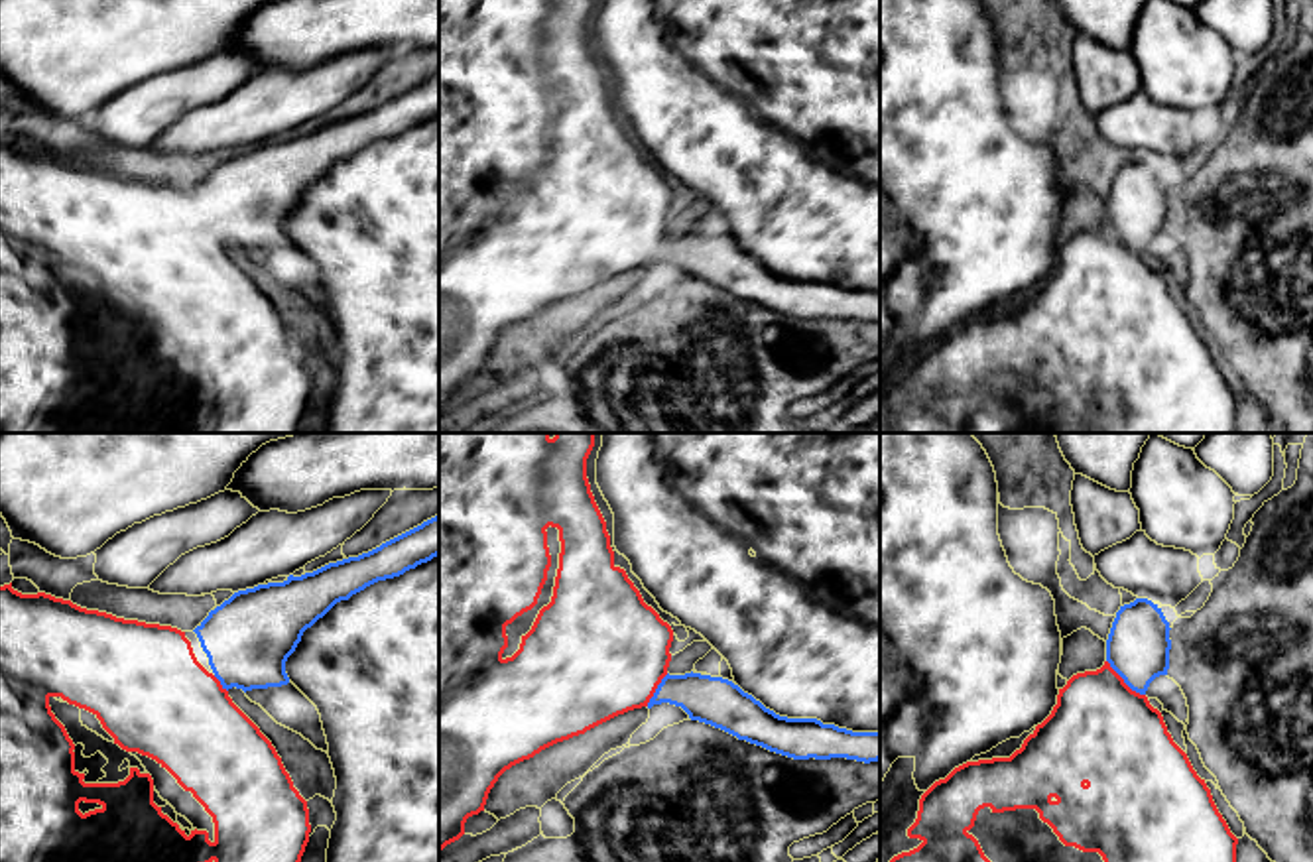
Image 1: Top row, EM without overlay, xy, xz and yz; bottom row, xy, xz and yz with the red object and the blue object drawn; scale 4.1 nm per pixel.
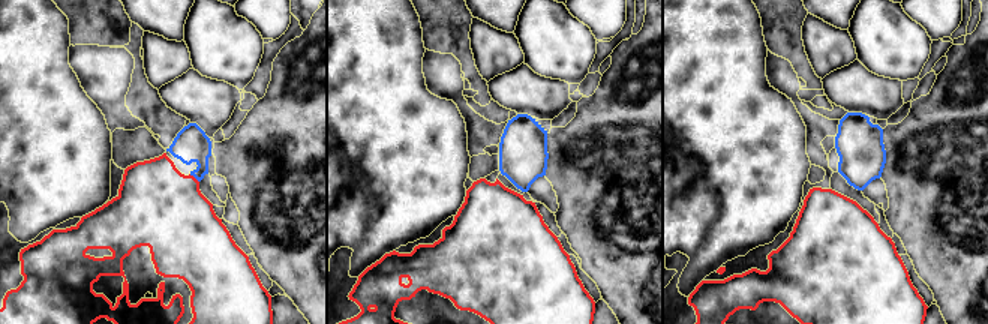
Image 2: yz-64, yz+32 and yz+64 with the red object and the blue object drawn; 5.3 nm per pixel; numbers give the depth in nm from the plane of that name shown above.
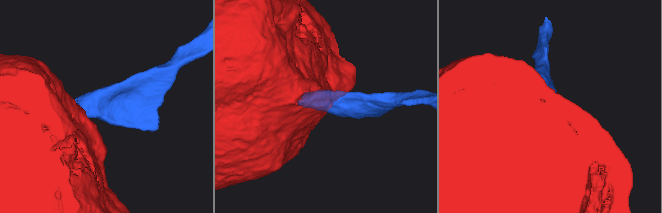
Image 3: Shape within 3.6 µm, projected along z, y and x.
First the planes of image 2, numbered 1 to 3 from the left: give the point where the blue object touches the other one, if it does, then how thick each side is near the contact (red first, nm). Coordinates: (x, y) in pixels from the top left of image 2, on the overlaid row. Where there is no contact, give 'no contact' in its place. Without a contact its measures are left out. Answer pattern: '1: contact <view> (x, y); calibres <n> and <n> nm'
1: contact yz-64 (194, 177); calibres 440 and 190 nm
2: no contact
3: no contact

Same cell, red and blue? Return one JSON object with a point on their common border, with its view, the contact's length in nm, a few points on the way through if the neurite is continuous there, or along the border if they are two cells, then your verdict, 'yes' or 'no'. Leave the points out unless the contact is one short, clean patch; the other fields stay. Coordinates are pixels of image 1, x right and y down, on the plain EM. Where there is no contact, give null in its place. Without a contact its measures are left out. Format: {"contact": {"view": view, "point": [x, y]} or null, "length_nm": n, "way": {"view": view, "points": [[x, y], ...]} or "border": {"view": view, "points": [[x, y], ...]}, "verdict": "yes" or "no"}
{"contact": {"view": "yz", "point": [1123, 241]}, "length_nm": 220, "way": {"view": "yz", "points": [[1101, 292], [1123, 241], [1138, 203]]}, "verdict": "yes"}

